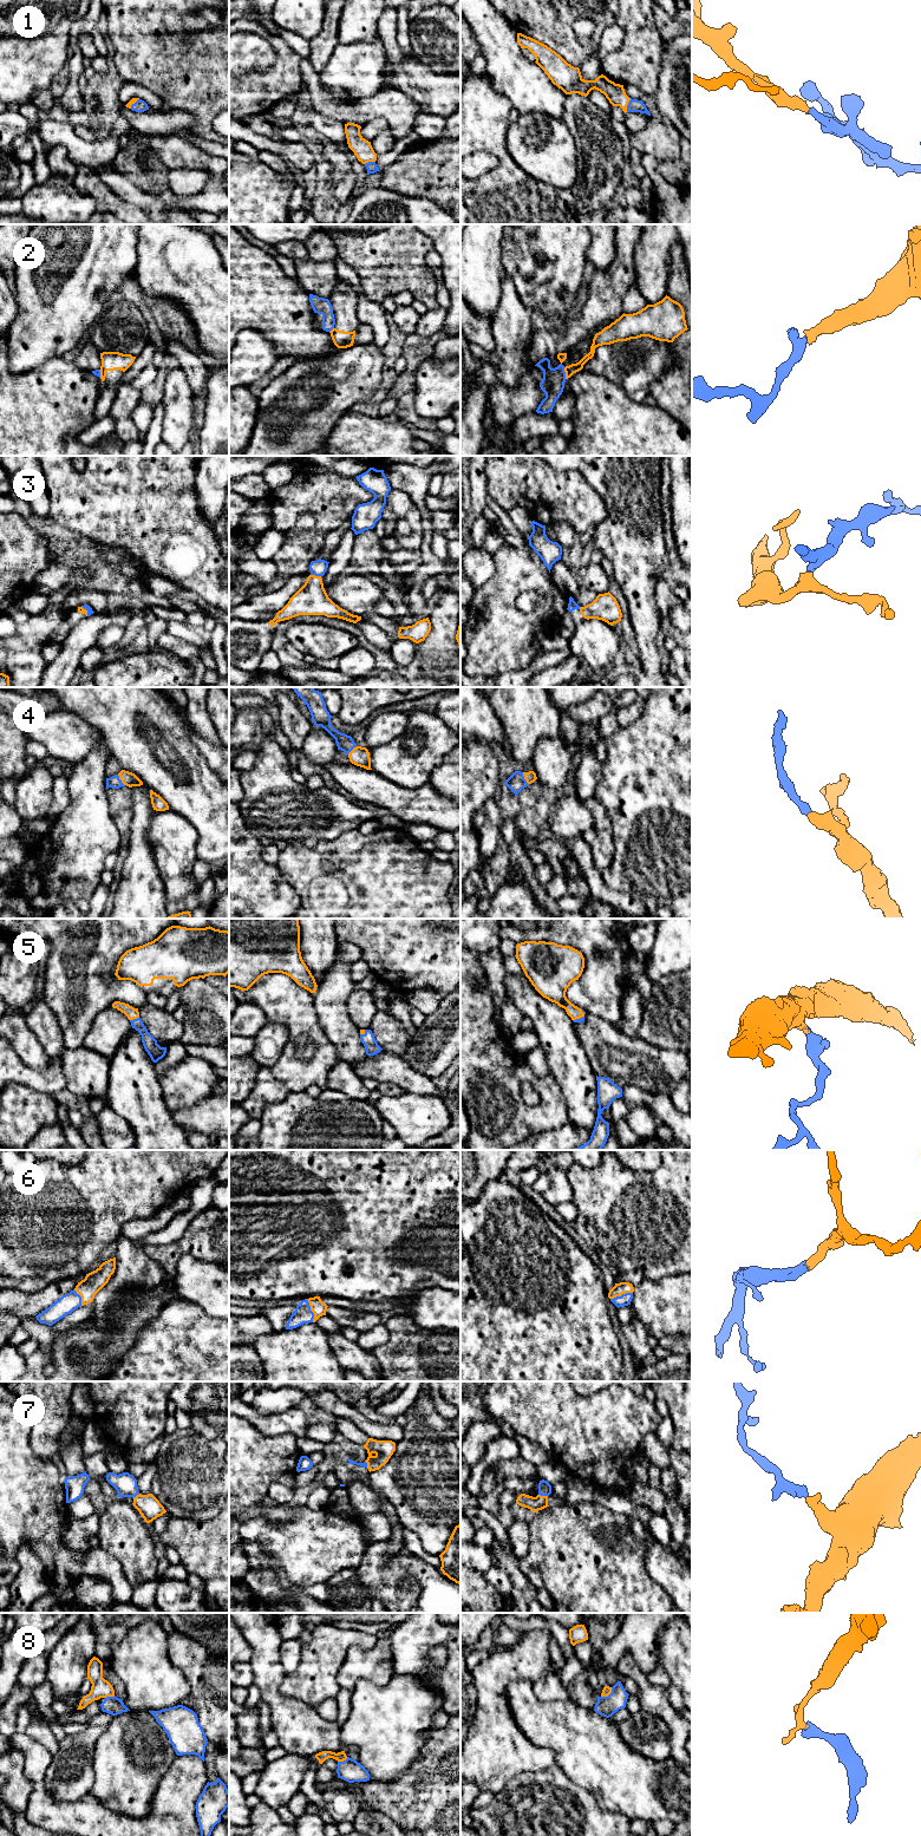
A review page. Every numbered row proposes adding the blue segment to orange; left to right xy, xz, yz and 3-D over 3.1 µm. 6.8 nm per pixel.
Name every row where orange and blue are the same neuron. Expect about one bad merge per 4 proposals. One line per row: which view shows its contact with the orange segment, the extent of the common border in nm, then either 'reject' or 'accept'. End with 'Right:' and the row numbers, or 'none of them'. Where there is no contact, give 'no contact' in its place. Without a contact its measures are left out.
1: contact in yz; length 100 nm; accept
2: contact in yz; length 80 nm; reject
3: contact in xz; length 70 nm; accept
4: contact in yz; length 100 nm; accept
5: contact in xy; length 70 nm; accept
6: contact in xz; length 170 nm; accept
7: contact in yz; length 70 nm; accept
8: contact in yz; length 100 nm; reject
Right: 1, 3, 4, 5, 6, 7

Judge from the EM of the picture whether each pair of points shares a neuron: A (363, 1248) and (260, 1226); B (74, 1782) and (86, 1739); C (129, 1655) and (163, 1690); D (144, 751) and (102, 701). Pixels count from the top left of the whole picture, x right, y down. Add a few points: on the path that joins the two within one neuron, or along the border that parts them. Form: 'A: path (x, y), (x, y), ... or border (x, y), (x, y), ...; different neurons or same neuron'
A: path (337, 1226), (286, 1226); same neuron
B: path (74, 1771), (74, 1755), (77, 1750); same neuron
C: path (137, 1664), (155, 1681); same neuron
D: path (139, 739), (113, 713); same neuron

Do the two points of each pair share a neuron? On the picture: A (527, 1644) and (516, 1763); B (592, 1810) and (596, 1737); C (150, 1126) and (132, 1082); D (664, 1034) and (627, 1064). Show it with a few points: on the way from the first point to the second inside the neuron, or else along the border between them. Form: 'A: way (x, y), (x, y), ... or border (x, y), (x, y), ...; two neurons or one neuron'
A: way (503, 1673), (495, 1681), (495, 1733); one neuron
B: border (570, 1778), (585, 1788), (603, 1810), (615, 1811); two neurons
C: way (149, 1116), (134, 1092); one neuron
D: border (638, 1036), (661, 1049), (679, 1051); two neurons

